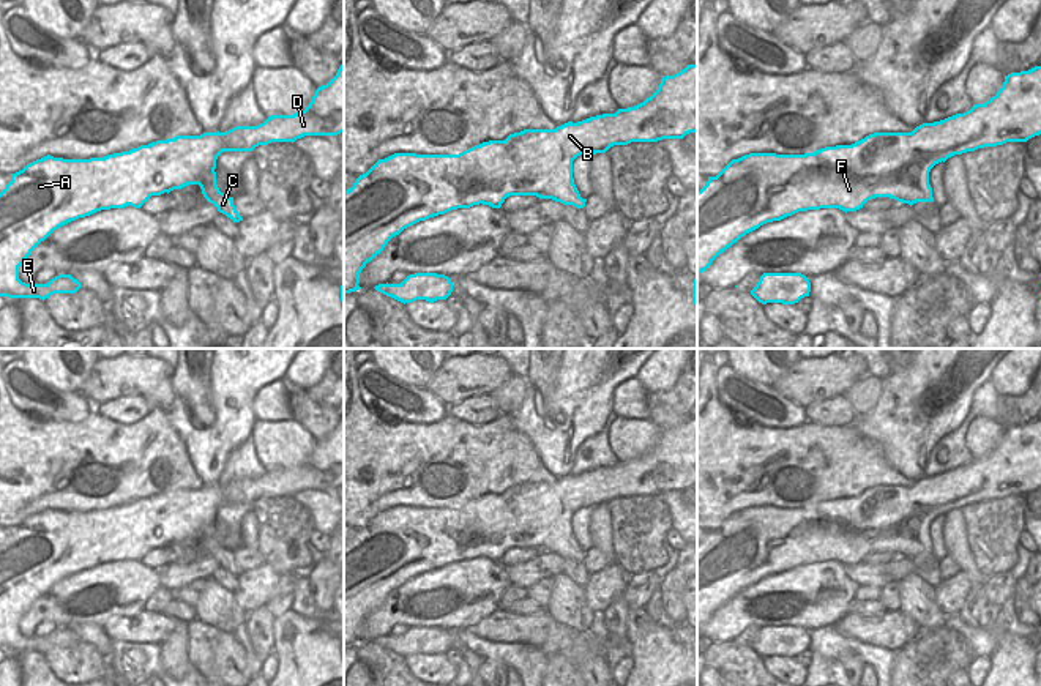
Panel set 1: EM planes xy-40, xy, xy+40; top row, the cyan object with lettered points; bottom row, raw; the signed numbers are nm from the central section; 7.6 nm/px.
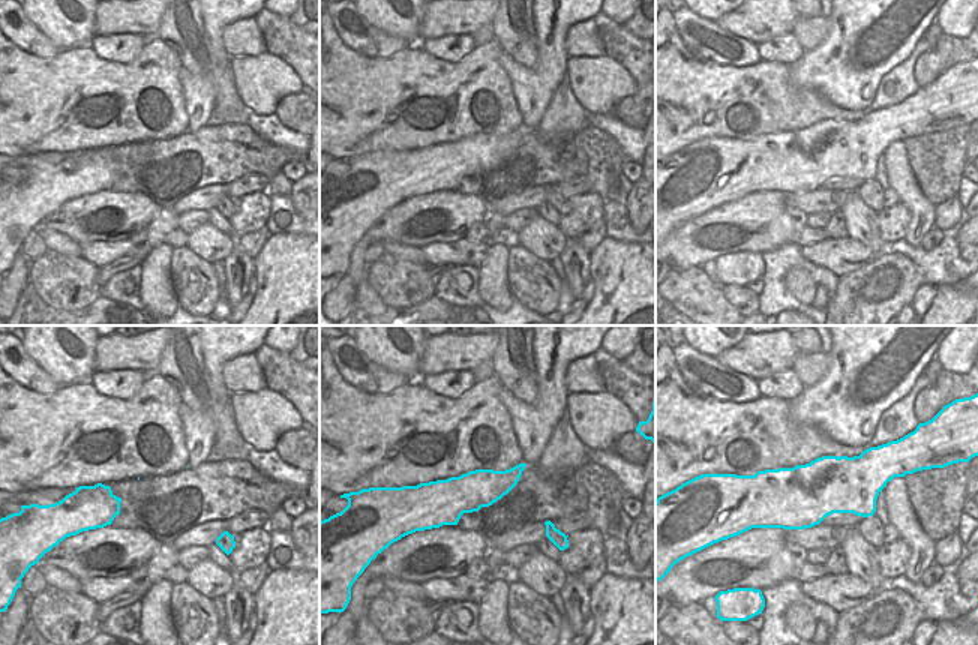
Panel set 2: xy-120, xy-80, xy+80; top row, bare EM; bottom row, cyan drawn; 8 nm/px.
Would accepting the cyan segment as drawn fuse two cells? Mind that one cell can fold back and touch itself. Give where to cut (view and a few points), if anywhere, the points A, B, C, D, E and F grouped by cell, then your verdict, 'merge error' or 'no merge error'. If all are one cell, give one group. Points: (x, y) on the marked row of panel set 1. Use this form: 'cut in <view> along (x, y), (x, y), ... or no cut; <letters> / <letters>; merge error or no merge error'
no cut; A B C D E F; no merge error

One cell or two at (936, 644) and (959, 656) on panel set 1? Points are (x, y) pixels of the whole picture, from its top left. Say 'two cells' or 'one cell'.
one cell

